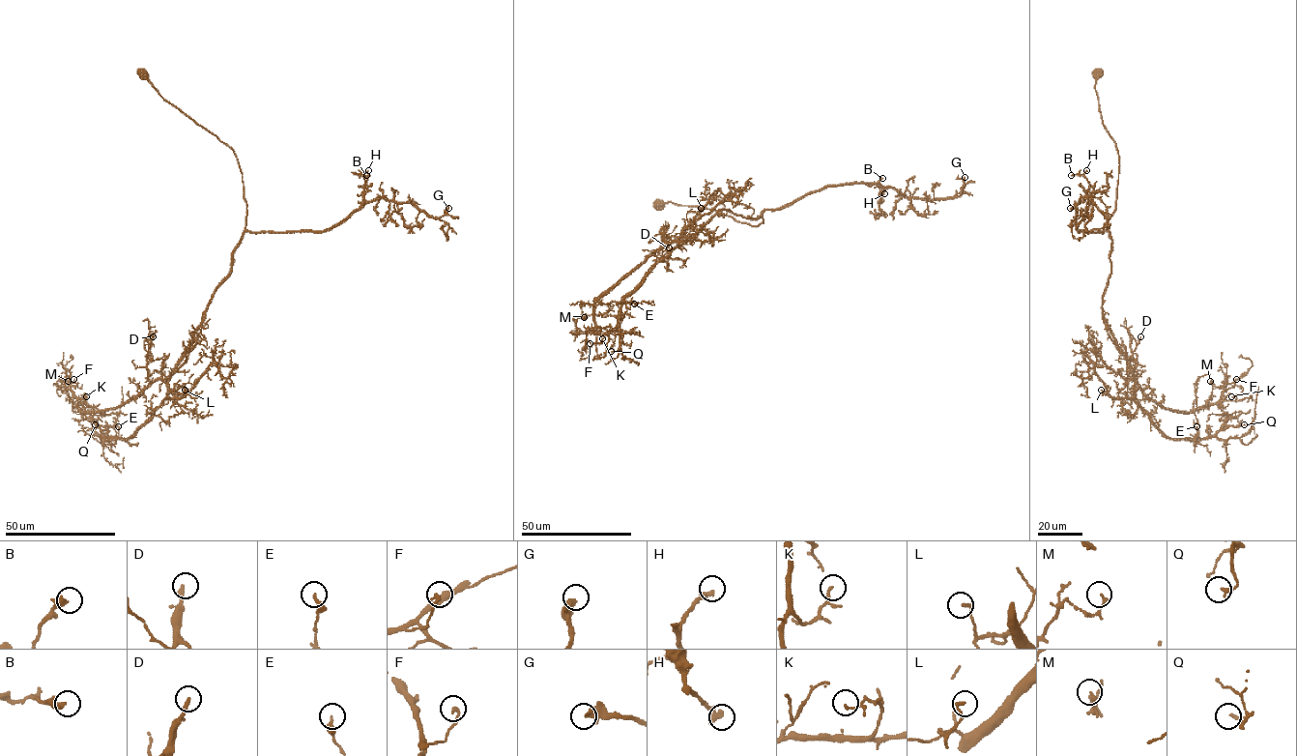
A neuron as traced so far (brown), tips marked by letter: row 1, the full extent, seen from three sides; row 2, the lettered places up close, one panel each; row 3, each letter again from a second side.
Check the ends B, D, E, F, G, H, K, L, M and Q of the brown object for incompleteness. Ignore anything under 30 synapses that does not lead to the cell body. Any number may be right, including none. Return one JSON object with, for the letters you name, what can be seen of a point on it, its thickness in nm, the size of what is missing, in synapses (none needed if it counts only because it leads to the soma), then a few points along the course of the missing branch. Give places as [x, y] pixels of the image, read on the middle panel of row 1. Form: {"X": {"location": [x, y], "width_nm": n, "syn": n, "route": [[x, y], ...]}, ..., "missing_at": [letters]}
{"D": {"location": [669, 247], "width_nm": 240, "syn": 60}, "missing_at": ["D"]}

